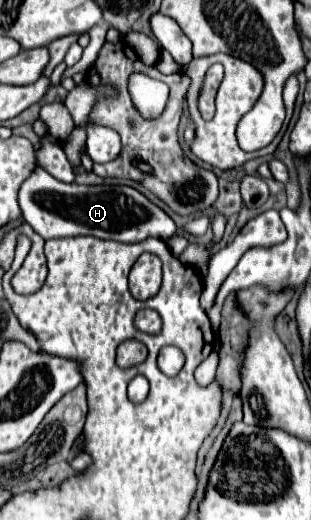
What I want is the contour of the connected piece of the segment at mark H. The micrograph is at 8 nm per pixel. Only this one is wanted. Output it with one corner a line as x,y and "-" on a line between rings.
41,166
33,170
29,180
19,188
19,206
23,220
41,234
45,240
71,238
71,236
95,236
115,242
141,242
145,238
169,240
177,226
175,222
139,190
131,186
79,186
53,178

